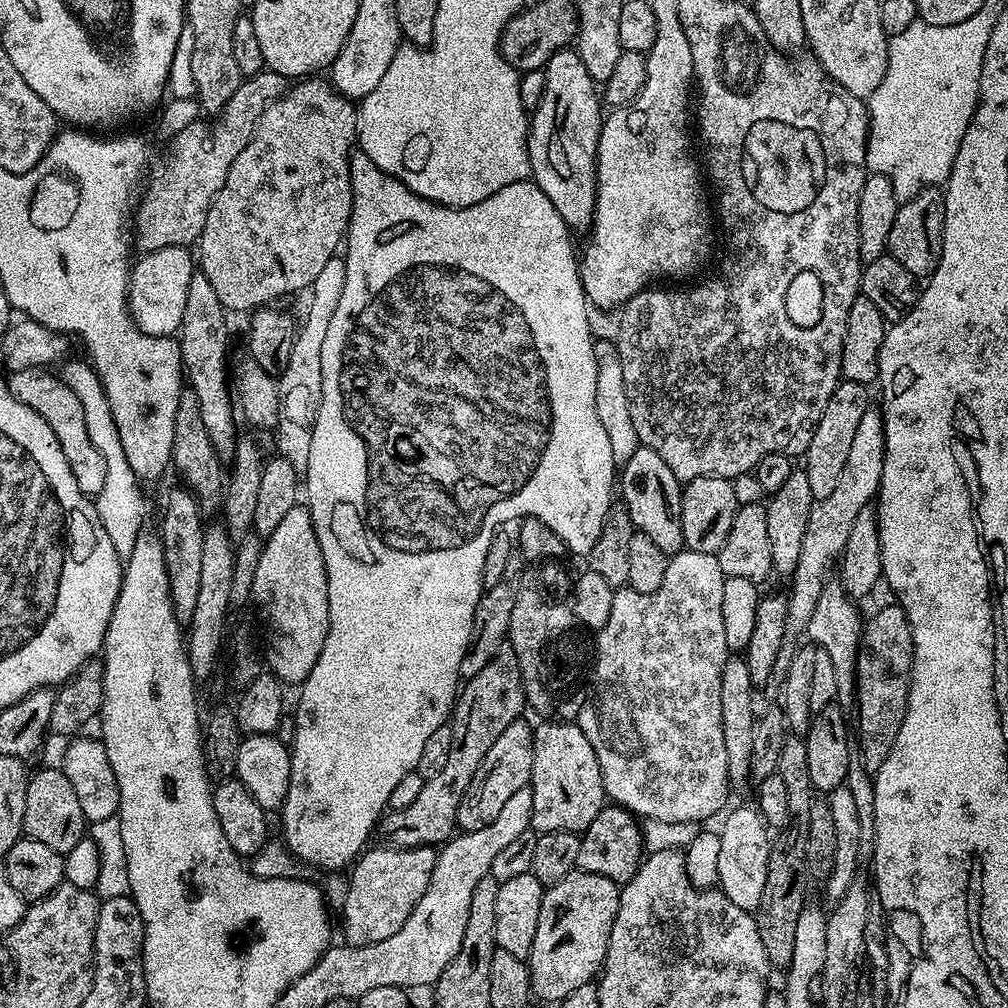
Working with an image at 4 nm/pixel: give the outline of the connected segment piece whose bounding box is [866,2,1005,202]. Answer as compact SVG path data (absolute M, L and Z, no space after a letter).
M986 2L978 14L970 14L966 22L950 26L934 26L918 18L914 26L889 39L886 74L878 90L874 90L874 94L866 100L868 167L872 172L881 172L890 178L897 201L914 198L914 194L923 188L943 185L952 173L954 158L962 146L962 138L970 126L972 115L976 113L976 103L980 100L980 79L986 46L1004 7L1000 2Z

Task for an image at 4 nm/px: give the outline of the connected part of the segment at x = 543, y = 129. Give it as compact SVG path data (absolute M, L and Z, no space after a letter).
M574 50L554 53L543 69L546 90L528 126L531 179L554 202L554 210L562 214L569 230L588 230L596 213L596 147L600 141L602 96L597 81L586 74L586 66Z

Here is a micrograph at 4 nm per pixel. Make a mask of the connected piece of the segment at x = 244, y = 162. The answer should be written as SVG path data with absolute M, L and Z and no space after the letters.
M304 78L293 83L288 91L276 100L262 114L250 142L246 142L246 150L234 158L230 166L230 174L226 174L226 182L222 190L214 198L214 202L208 211L206 226L202 230L198 241L200 256L198 252L199 271L210 278L210 286L214 286L214 291L218 294L218 302L229 313L245 312L251 313L253 310L271 305L279 296L288 296L291 292L300 292L311 289L314 278L318 278L318 273L322 271L322 266L330 262L337 255L336 247L343 245L346 240L348 223L352 217L352 183L348 173L348 158L354 151L354 145L358 140L358 108L353 101L342 93L336 91L331 83L324 78Z

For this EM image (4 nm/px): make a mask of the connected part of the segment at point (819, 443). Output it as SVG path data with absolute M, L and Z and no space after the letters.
M841 379L834 394L830 394L830 402L826 402L826 410L822 410L822 418L818 418L814 438L810 438L810 446L802 453L802 467L810 482L810 494L814 494L816 501L826 499L838 483L850 454L850 442L858 431L858 422L870 406L868 391L865 385Z

